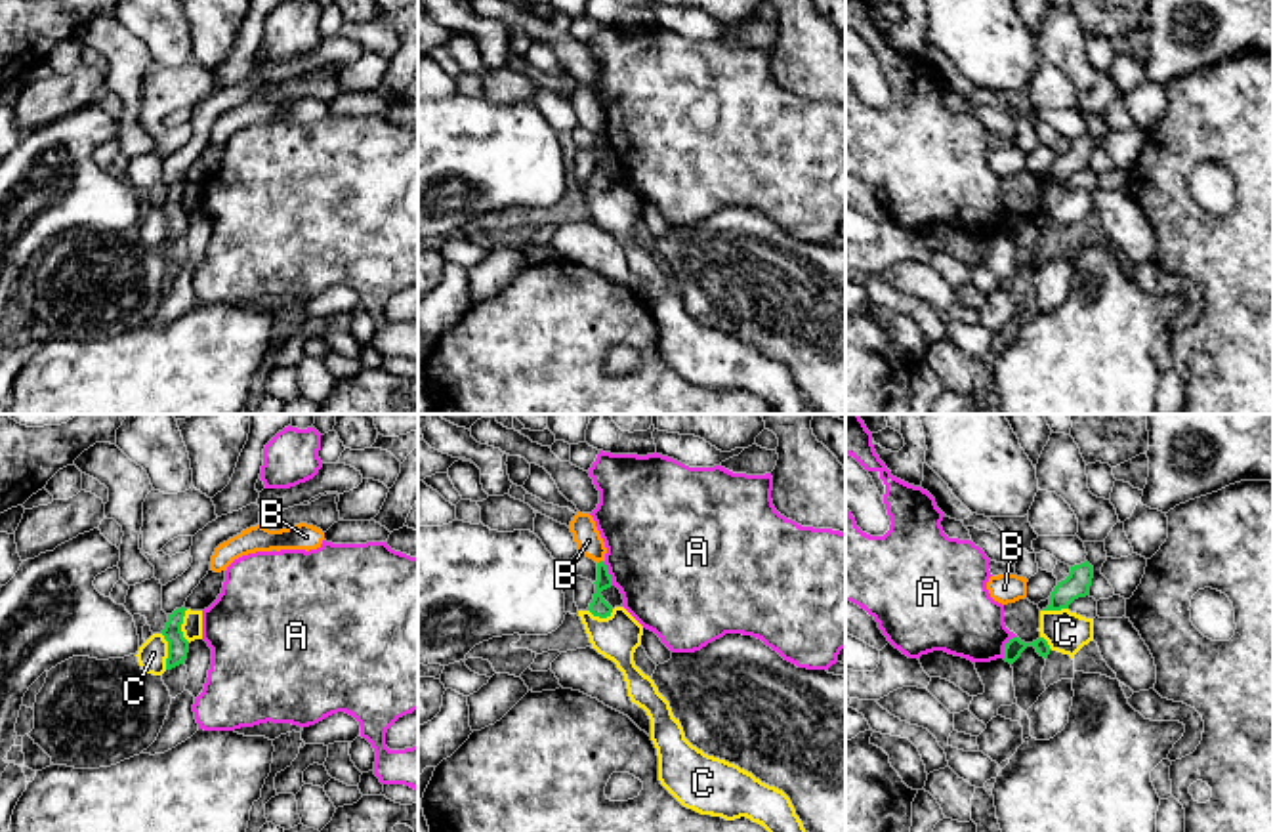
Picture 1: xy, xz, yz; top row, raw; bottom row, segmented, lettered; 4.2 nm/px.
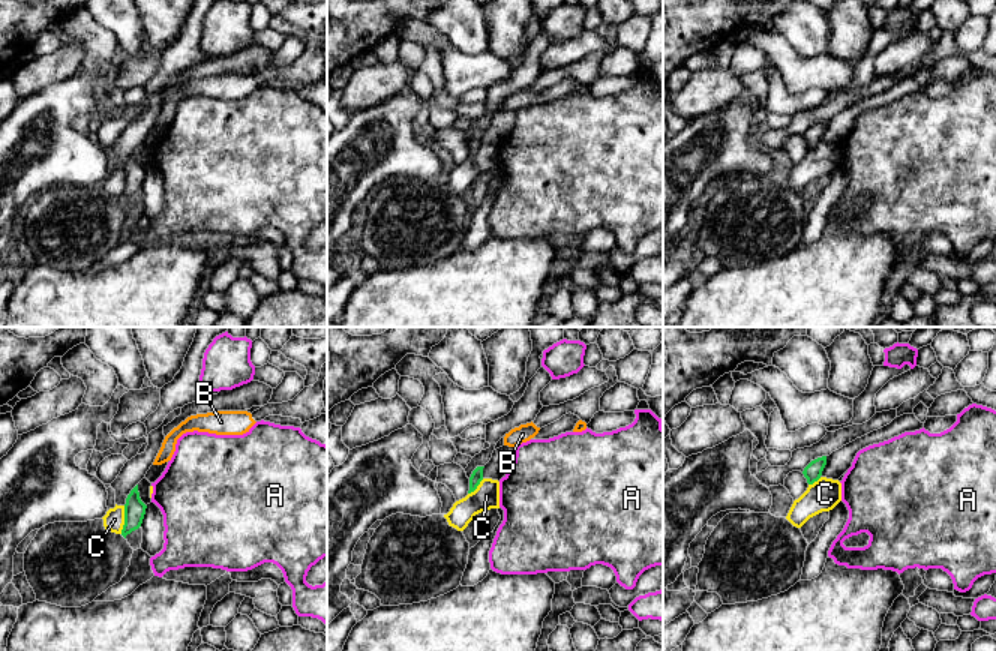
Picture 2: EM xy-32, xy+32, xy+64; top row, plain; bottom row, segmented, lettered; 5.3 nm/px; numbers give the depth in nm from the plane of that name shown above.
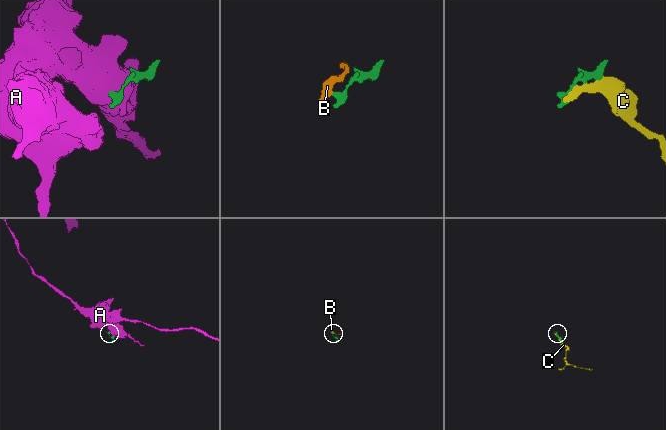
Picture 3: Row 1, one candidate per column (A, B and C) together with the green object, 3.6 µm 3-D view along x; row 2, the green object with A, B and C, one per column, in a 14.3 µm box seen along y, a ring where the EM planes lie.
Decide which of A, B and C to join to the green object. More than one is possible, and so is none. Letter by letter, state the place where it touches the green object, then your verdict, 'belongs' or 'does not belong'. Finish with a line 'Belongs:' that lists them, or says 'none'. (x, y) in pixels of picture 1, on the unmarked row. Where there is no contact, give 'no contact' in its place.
A: yz (1006, 218) | does not belong
B: xz (600, 134) | does not belong
C: xy (168, 224) | does not belong
Belongs: none

